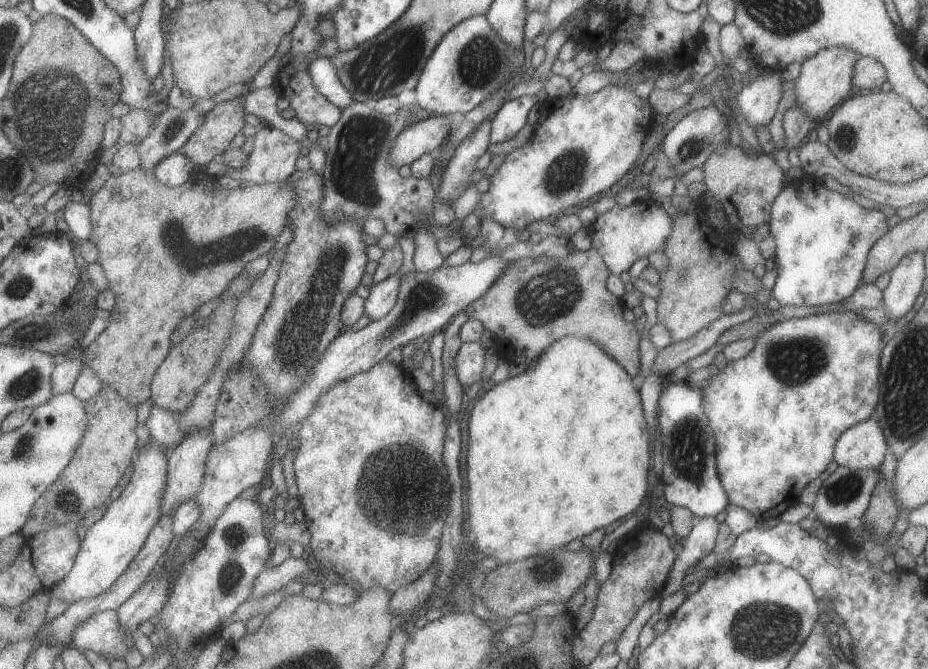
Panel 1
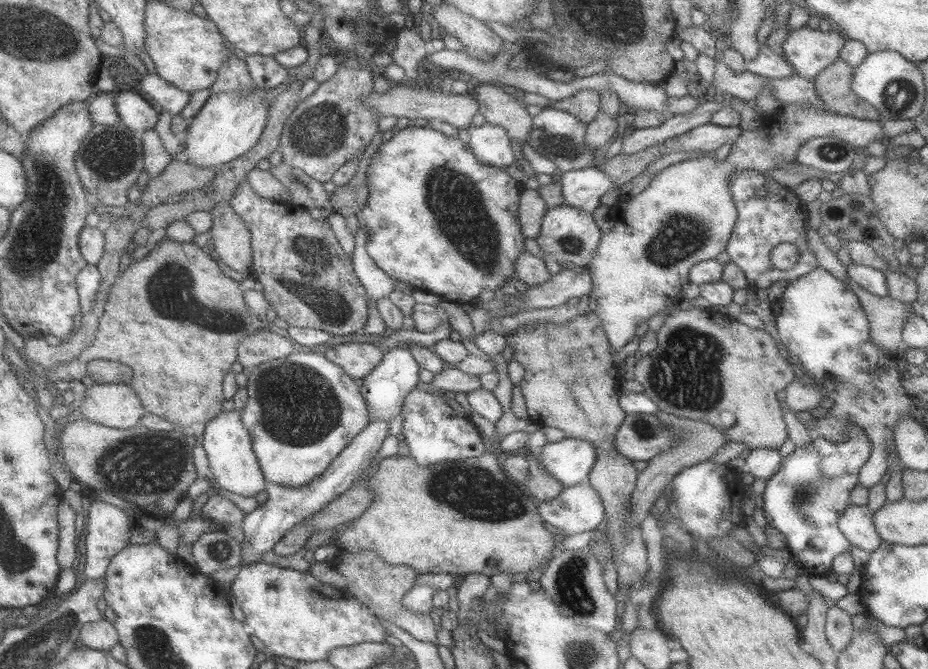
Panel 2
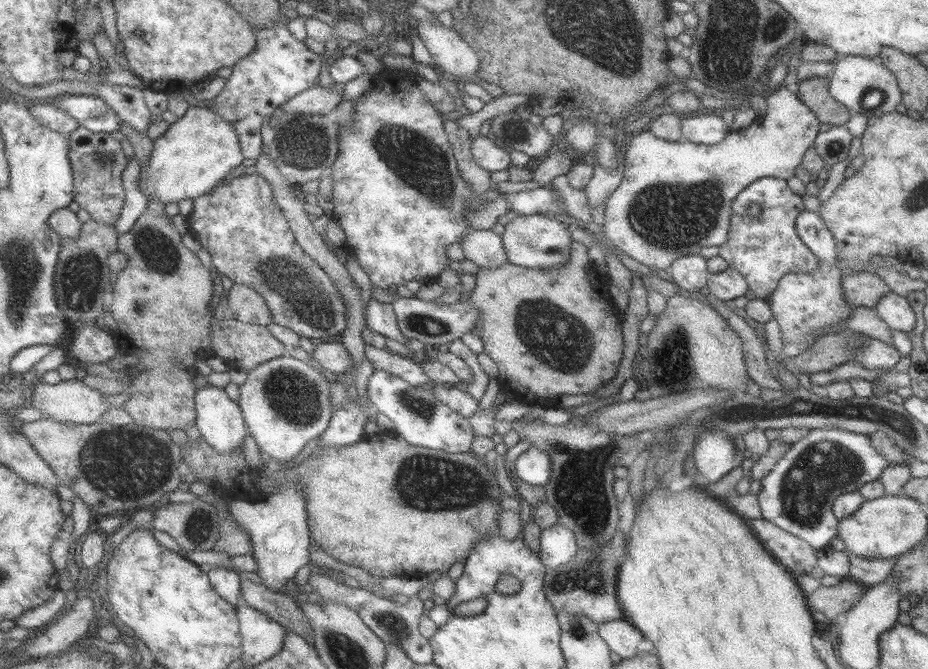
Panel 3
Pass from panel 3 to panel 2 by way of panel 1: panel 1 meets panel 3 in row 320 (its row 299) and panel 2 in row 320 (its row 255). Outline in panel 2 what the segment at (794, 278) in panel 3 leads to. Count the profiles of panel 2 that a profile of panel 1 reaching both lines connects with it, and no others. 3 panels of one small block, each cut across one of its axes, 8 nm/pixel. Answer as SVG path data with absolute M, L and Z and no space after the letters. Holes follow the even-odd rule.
M819 266L809 274L790 281L781 298L772 303L771 310L783 345L786 346L790 355L797 356L798 364L812 376L812 379L821 381L823 386L818 385L818 390L825 395L825 399L834 402L834 405L828 409L827 415L815 418L814 433L817 437L826 438L826 440L842 442L848 439L848 425L860 426L866 437L870 439L872 450L868 460L860 469L859 484L866 487L878 484L890 466L888 450L895 447L893 431L902 418L911 417L912 395L907 394L902 386L902 378L905 375L898 370L897 357L886 353L880 345L872 341L870 323L857 295L845 282Z

